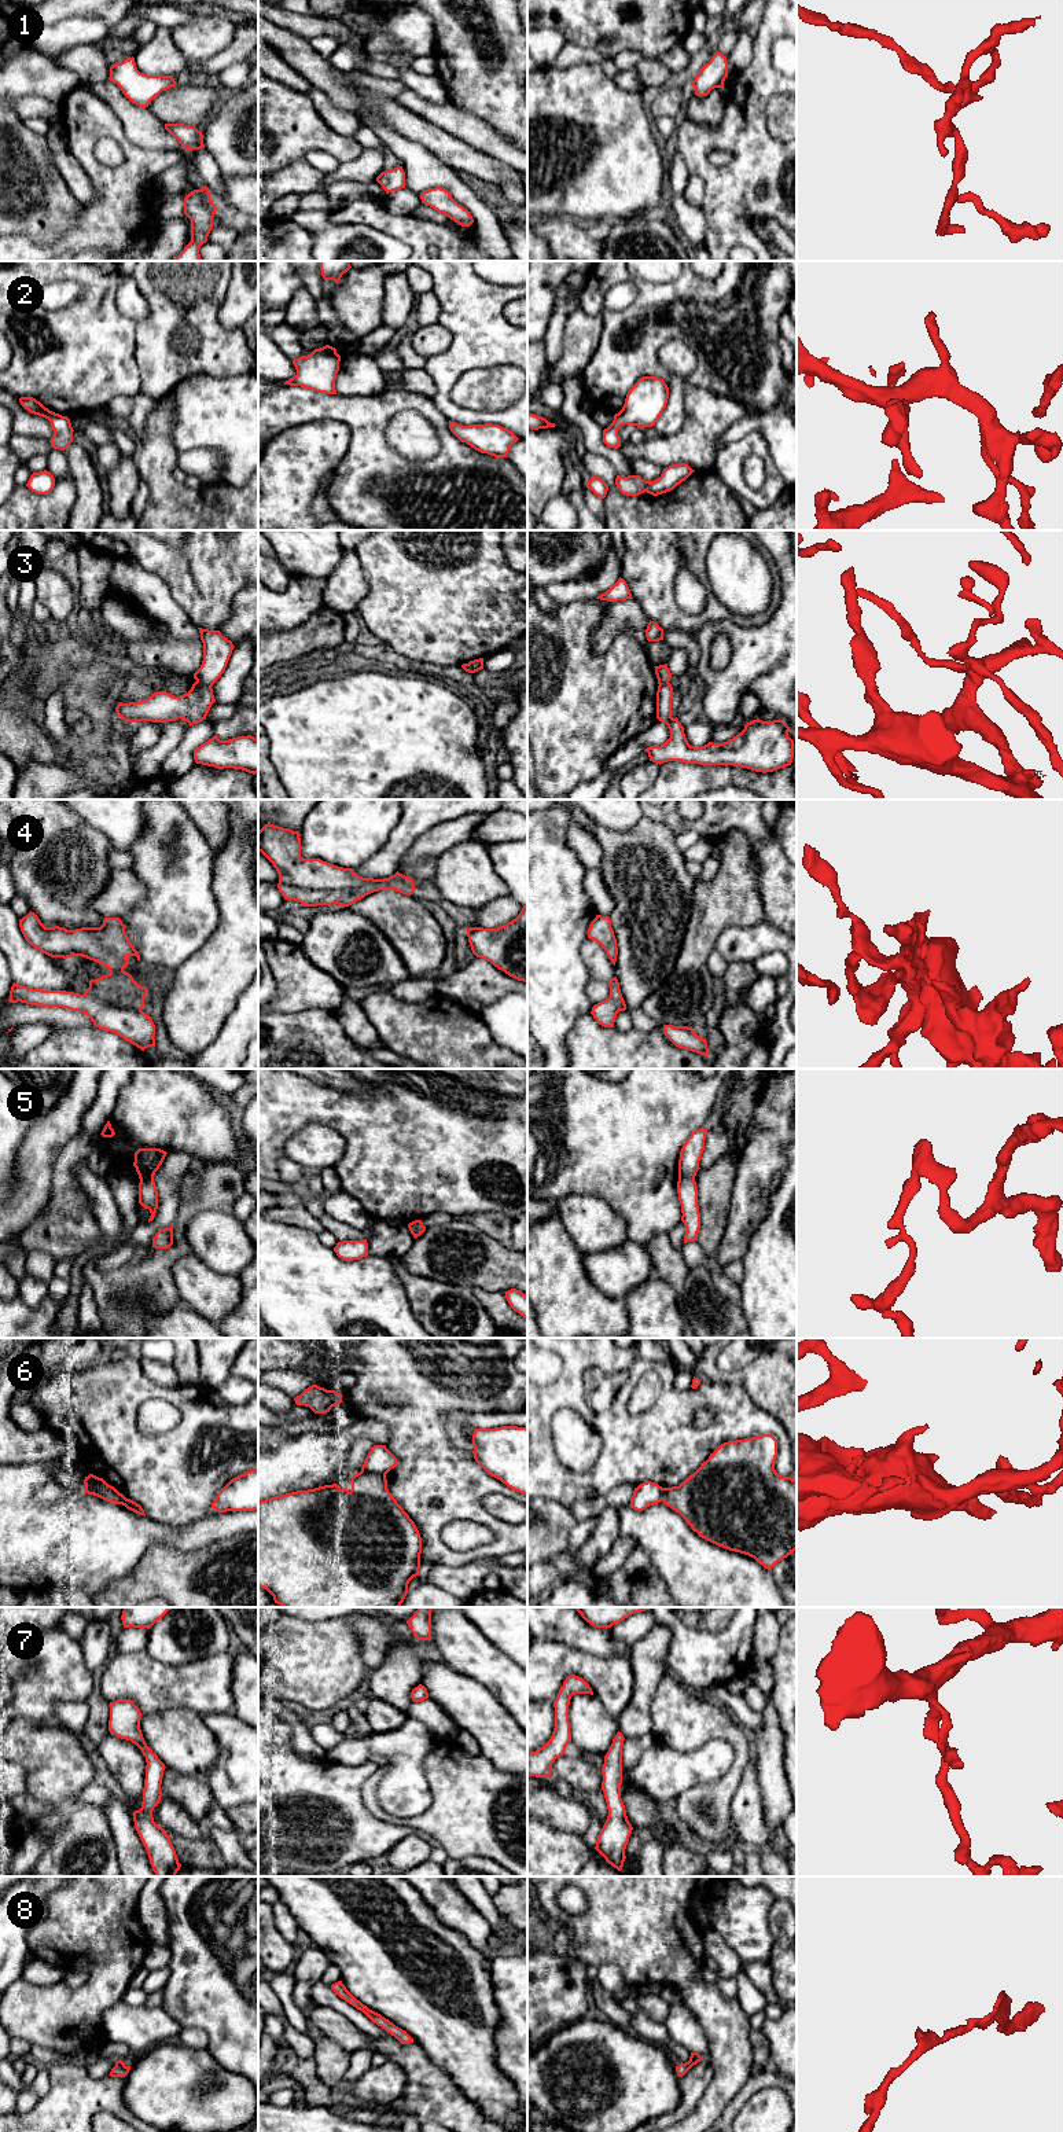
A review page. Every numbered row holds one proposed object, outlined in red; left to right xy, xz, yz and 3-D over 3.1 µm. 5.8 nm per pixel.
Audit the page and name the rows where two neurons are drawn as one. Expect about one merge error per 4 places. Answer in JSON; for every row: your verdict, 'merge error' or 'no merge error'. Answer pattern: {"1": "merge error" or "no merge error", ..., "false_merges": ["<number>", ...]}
{"1": "no merge error", "2": "no merge error", "3": "merge error", "4": "no merge error", "5": "no merge error", "6": "merge error", "7": "no merge error", "8": "no merge error", "false_merges": ["3", "6"]}

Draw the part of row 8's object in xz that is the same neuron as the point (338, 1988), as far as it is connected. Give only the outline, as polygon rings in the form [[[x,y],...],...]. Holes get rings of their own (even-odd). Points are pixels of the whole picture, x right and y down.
[[[338,1981],[331,1985],[331,1989],[345,2001],[356,2007],[357,2010],[363,2011],[374,2023],[385,2029],[387,2033],[394,2036],[401,2044],[409,2044],[413,2043],[413,2039],[401,2028],[396,2026],[393,2022],[382,2017],[380,2014],[369,2010],[367,2006],[364,2006],[360,2000],[357,2000],[342,1984],[342,1981]]]

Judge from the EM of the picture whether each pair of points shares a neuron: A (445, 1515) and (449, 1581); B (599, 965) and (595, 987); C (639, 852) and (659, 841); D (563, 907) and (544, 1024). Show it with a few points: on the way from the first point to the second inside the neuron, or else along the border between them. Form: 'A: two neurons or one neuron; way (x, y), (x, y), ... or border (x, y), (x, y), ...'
A: two neurons; border (479, 1558), (463, 1565), (431, 1563), (422, 1573)
B: two neurons; border (591, 978), (606, 982)
C: one neuron; way (644, 852), (654, 845)
D: one neuron; way (544, 936), (544, 995)

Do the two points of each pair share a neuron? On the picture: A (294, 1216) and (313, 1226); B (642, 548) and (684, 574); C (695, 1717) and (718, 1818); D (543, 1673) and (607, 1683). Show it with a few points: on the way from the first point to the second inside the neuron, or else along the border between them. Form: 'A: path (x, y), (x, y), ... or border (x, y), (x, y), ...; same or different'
A: path (298, 1216), (309, 1223); same
B: border (684, 563), (676, 576), (676, 602); different
C: path (724, 1730), (739, 1745), (739, 1764), (724, 1789); same
D: path (559, 1666), (591, 1668); same

